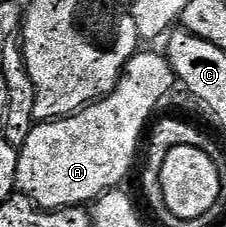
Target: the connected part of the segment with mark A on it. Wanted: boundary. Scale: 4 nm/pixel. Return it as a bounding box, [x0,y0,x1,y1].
[17,53,175,209]

